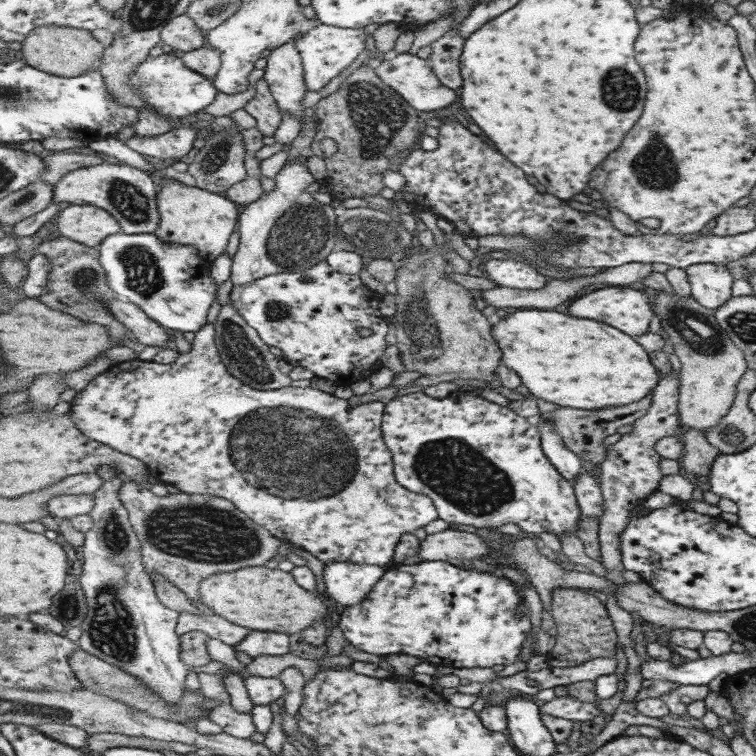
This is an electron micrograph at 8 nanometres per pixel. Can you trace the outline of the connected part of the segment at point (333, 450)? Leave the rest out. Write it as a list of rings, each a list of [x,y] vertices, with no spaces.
[[[207,323],[203,329],[195,333],[189,351],[183,353],[171,364],[159,364],[155,361],[140,359],[114,364],[113,367],[95,377],[87,386],[77,392],[70,403],[70,411],[75,424],[90,439],[95,439],[115,450],[130,454],[141,459],[148,466],[148,472],[165,483],[173,483],[182,492],[189,494],[210,494],[226,498],[235,506],[253,518],[261,526],[283,542],[308,551],[325,564],[333,562],[353,562],[359,565],[383,567],[393,563],[395,548],[405,533],[414,533],[417,528],[427,526],[439,518],[438,507],[434,499],[426,494],[417,494],[399,484],[394,473],[394,454],[386,444],[383,434],[385,402],[371,401],[349,407],[347,400],[337,398],[327,391],[315,387],[287,386],[279,390],[255,390],[243,380],[235,378],[223,364],[222,356],[216,343],[215,323]]]

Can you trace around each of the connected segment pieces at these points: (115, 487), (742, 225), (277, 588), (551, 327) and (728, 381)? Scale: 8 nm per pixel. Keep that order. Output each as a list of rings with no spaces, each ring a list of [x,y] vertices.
[[[121,475],[115,476],[113,480],[104,482],[104,485],[95,493],[95,508],[90,512],[94,518],[95,524],[89,532],[86,533],[85,543],[81,550],[84,554],[83,580],[81,586],[86,598],[89,600],[89,612],[87,620],[81,626],[82,634],[78,640],[81,649],[98,656],[113,666],[121,668],[131,677],[137,678],[143,682],[143,685],[163,696],[167,702],[167,710],[171,714],[179,712],[179,702],[183,700],[187,692],[187,674],[189,672],[206,673],[215,676],[224,676],[224,665],[221,662],[212,660],[209,664],[200,667],[188,666],[181,659],[181,635],[177,633],[179,624],[179,612],[167,608],[155,592],[153,580],[150,572],[147,571],[146,564],[143,563],[142,540],[139,539],[138,532],[135,531],[131,523],[129,509],[123,505],[119,490],[124,484]]]
[[[753,205],[726,208],[715,219],[714,235],[733,236],[755,229],[755,209]]]
[[[265,566],[241,568],[234,572],[213,574],[209,578],[205,578],[201,582],[200,600],[215,615],[226,618],[239,626],[246,626],[254,631],[283,631],[283,633],[299,636],[303,630],[315,625],[315,621],[328,619],[331,612],[329,604],[317,596],[317,593],[299,585],[291,571],[285,572],[285,570],[265,568]]]
[[[517,309],[517,312],[509,314],[507,318],[501,318],[499,322],[493,324],[494,338],[498,340],[498,344],[501,345],[503,349],[503,358],[502,362],[505,363],[505,366],[513,369],[519,373],[521,376],[522,384],[535,396],[542,399],[545,399],[549,402],[553,402],[555,405],[560,407],[569,407],[579,410],[604,410],[609,408],[609,406],[625,406],[631,402],[637,402],[649,394],[651,390],[655,388],[655,385],[660,381],[659,373],[655,366],[651,364],[649,356],[645,349],[639,342],[635,342],[633,337],[619,330],[615,330],[611,325],[607,326],[607,323],[601,324],[601,322],[595,322],[594,320],[587,320],[587,318],[577,318],[571,314],[562,314],[561,312],[549,311],[549,310],[539,310],[539,309]]]
[[[672,287],[656,290],[651,311],[658,316],[661,331],[667,334],[680,362],[678,421],[682,427],[699,429],[704,435],[705,429],[717,426],[735,400],[737,382],[747,370],[743,353],[717,324],[714,311],[703,308],[693,296],[677,296]]]

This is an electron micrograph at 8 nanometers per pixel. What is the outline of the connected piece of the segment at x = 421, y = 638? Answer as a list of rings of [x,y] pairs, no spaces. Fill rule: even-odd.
[[[424,560],[417,564],[401,564],[392,565],[386,574],[381,578],[381,581],[375,585],[375,589],[366,597],[366,600],[346,608],[342,612],[342,617],[339,621],[339,626],[343,629],[343,634],[353,645],[362,651],[369,652],[374,655],[386,656],[390,654],[409,654],[417,656],[425,661],[435,665],[436,667],[452,667],[457,668],[491,668],[495,664],[503,664],[507,666],[517,660],[517,656],[521,654],[521,646],[525,642],[525,638],[531,632],[531,618],[528,616],[530,608],[526,601],[526,594],[523,593],[522,587],[519,588],[513,580],[502,577],[501,574],[495,576],[484,574],[479,570],[467,570],[460,568],[450,562],[443,560]]]

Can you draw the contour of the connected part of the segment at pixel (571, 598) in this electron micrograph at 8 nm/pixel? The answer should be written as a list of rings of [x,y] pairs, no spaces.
[[[557,588],[553,592],[551,615],[557,627],[557,642],[549,655],[551,667],[571,668],[589,659],[613,657],[615,652],[615,630],[603,604],[591,596],[591,592]]]

